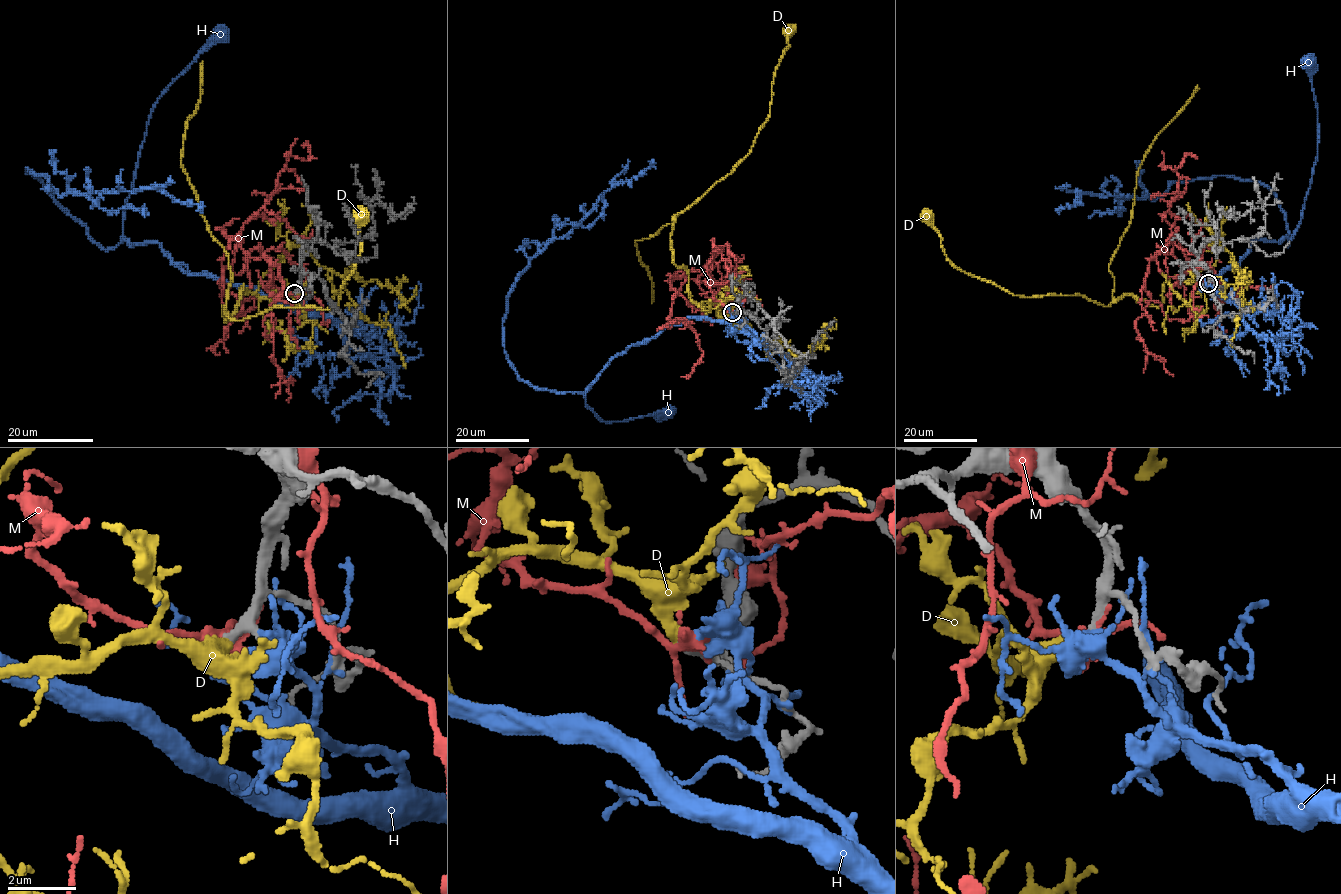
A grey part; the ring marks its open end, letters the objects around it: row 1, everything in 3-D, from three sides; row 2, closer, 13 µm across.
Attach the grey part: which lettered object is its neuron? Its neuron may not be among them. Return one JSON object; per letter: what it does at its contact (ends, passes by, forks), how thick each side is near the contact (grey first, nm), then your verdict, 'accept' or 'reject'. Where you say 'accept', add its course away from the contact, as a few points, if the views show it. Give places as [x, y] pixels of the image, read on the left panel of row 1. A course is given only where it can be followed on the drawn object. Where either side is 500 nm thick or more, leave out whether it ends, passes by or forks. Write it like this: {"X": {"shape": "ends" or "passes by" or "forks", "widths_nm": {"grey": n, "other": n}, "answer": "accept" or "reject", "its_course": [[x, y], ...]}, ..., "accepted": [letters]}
{"D": {"shape": "ends", "widths_nm": {"grey": 280, "other": 360}, "answer": "accept", "its_course": [[294, 293], [260, 298], [243, 285], [222, 313], [334, 308], [358, 258], [359, 216]]}, "H": {"shape": "passes by", "widths_nm": {"grey": 360, "other": 340}, "answer": "reject"}, "M": {"shape": "passes by", "widths_nm": {"grey": 280, "other": 120}, "answer": "reject"}, "accepted": ["D"]}

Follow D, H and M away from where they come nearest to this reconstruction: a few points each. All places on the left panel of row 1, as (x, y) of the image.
D: (294, 293), (260, 298), (243, 285), (222, 313), (334, 308), (358, 258), (359, 216)
H: (298, 292), (314, 312), (294, 312), (255, 287), (192, 274), (156, 242), (122, 240), (150, 111), (220, 35)
M: (298, 290), (264, 287), (270, 261), (238, 236), (221, 288), (244, 312), (260, 297), (235, 296)

